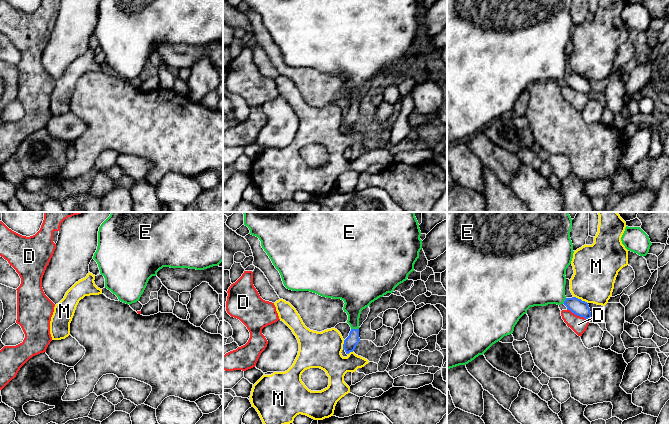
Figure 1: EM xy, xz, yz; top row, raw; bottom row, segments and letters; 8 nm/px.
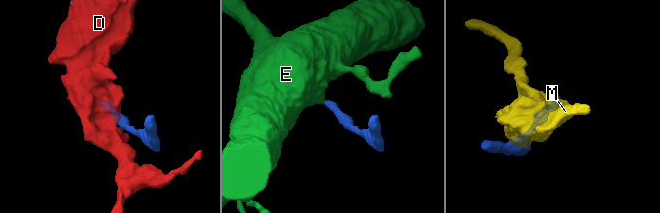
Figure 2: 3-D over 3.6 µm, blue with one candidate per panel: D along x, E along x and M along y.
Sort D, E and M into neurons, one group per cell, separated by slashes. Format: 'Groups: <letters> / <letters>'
Groups: D / E / M

